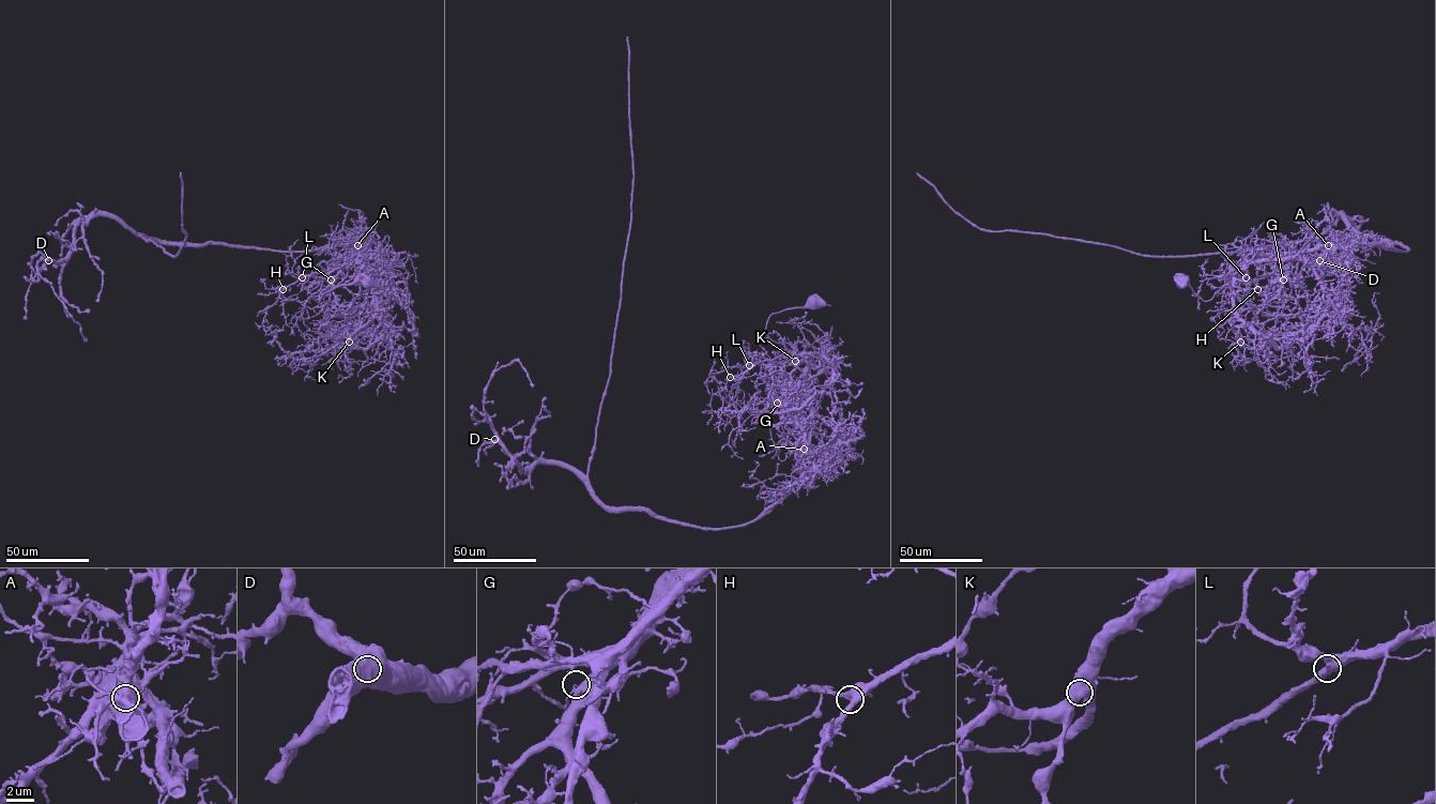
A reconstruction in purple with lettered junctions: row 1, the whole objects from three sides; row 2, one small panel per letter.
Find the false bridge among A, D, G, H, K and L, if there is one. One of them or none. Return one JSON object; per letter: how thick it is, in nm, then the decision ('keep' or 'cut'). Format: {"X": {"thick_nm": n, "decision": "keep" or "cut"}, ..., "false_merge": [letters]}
{"A": {"thick_nm": 700, "decision": "cut"}, "D": {"thick_nm": 650, "decision": "keep"}, "G": {"thick_nm": 500, "decision": "keep"}, "H": {"thick_nm": 600, "decision": "keep"}, "K": {"thick_nm": 600, "decision": "keep"}, "L": {"thick_nm": 550, "decision": "keep"}, "false_merge": ["A"]}

